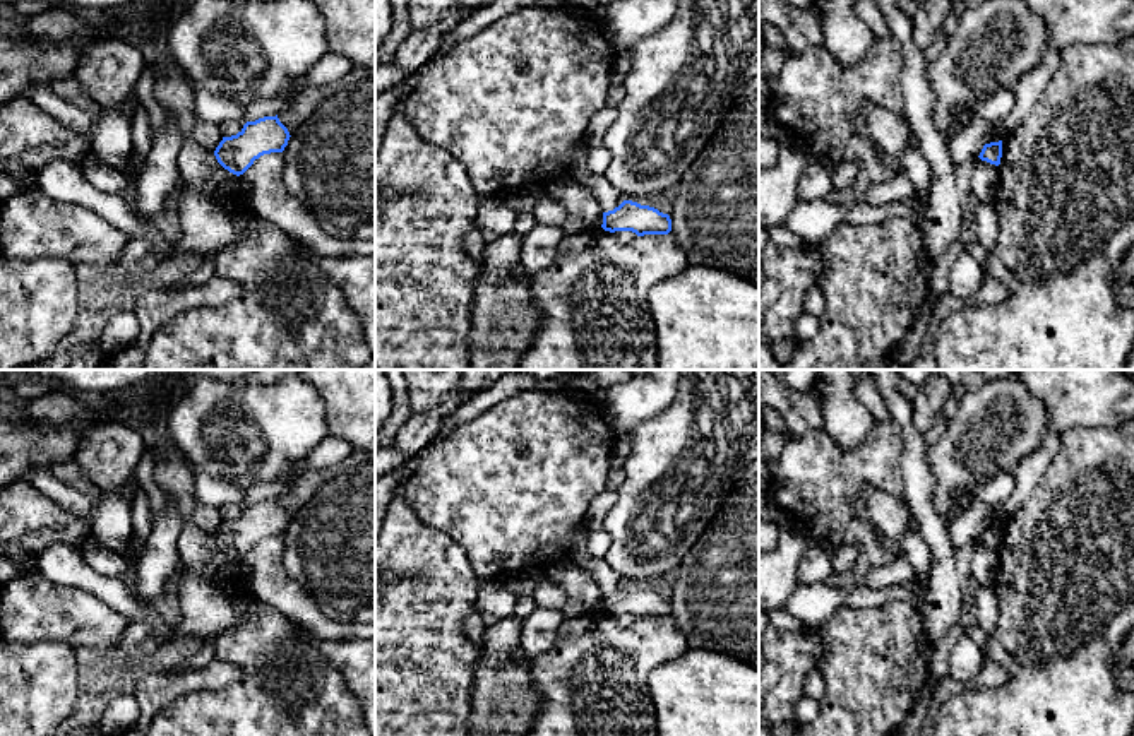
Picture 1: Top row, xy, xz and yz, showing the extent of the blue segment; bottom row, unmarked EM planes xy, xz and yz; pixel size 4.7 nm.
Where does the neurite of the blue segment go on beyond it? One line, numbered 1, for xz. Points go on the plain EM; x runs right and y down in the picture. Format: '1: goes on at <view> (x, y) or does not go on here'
1: does not go on here

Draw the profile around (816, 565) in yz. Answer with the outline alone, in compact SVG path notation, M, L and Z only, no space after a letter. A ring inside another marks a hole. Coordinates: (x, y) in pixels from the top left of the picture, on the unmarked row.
M812 541L800 561L797 577L800 584L827 582L833 575L839 573L833 567L834 555L836 548L831 544Z

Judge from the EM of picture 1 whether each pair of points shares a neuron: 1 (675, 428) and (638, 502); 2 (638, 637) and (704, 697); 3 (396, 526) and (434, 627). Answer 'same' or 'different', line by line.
1: same
2: different
3: same

